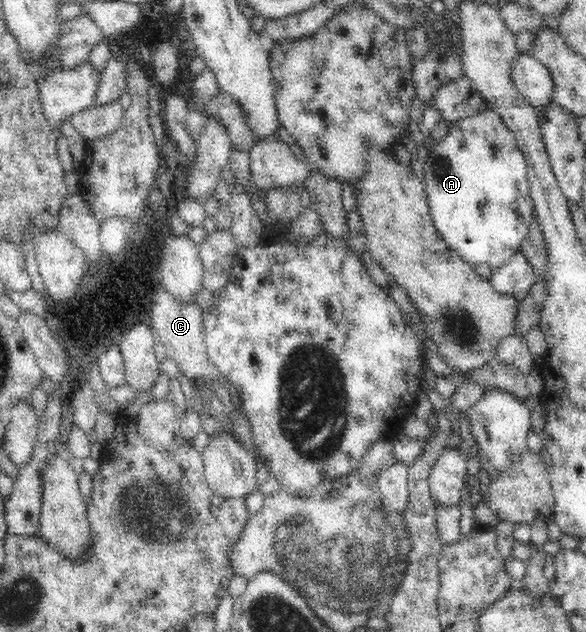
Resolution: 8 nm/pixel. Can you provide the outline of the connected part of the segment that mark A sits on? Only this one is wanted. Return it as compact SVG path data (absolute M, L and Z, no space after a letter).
M488 110L467 116L450 124L447 135L435 142L422 163L423 183L428 197L429 211L440 237L450 249L474 266L486 264L492 270L507 264L521 250L530 229L534 201L530 196L526 159L518 148L514 133L506 127L498 113Z

